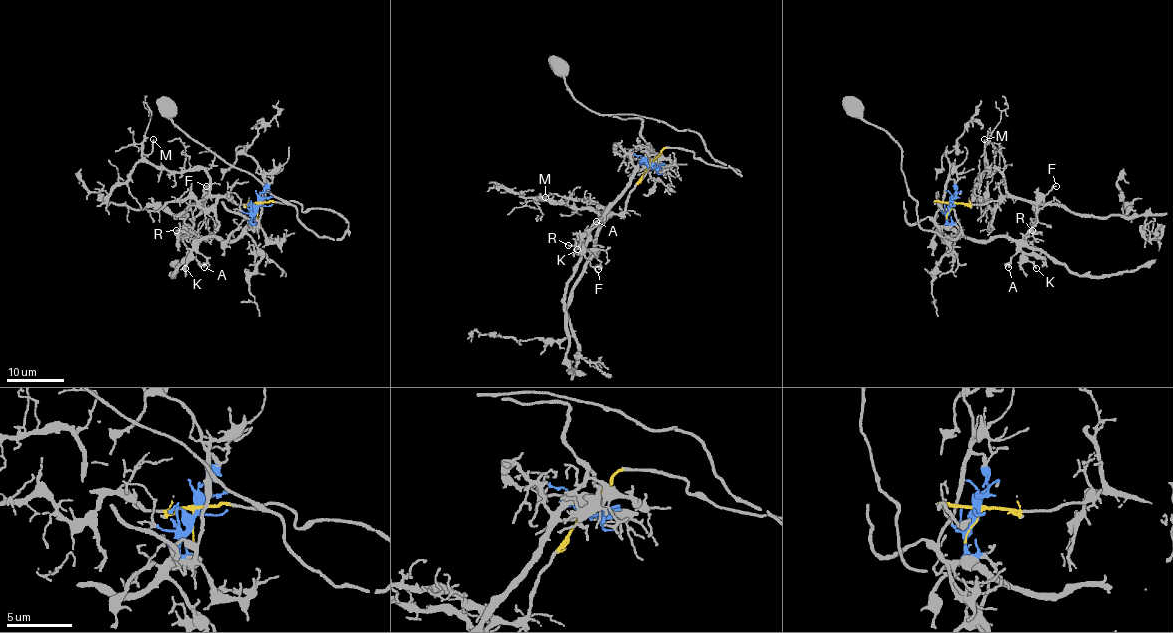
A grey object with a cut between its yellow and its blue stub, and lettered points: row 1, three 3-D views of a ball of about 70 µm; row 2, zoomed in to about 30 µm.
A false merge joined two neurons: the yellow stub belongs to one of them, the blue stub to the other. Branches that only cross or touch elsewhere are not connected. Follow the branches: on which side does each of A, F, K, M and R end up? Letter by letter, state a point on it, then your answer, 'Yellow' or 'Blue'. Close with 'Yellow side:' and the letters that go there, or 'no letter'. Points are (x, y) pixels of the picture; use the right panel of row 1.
A: Place: (1008, 267). Blue
F: Place: (1056, 186). Blue
K: Place: (1036, 268). Blue
M: Place: (984, 139). Yellow
R: Place: (1032, 230). Blue
Yellow side: M

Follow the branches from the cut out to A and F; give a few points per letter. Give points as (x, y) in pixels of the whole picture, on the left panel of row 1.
A: (258, 204), (252, 220), (238, 237), (232, 240), (203, 237), (197, 243), (197, 250), (206, 259), (203, 267)
F: (258, 204), (252, 220), (238, 237), (197, 240), (193, 220), (209, 191), (206, 186)

